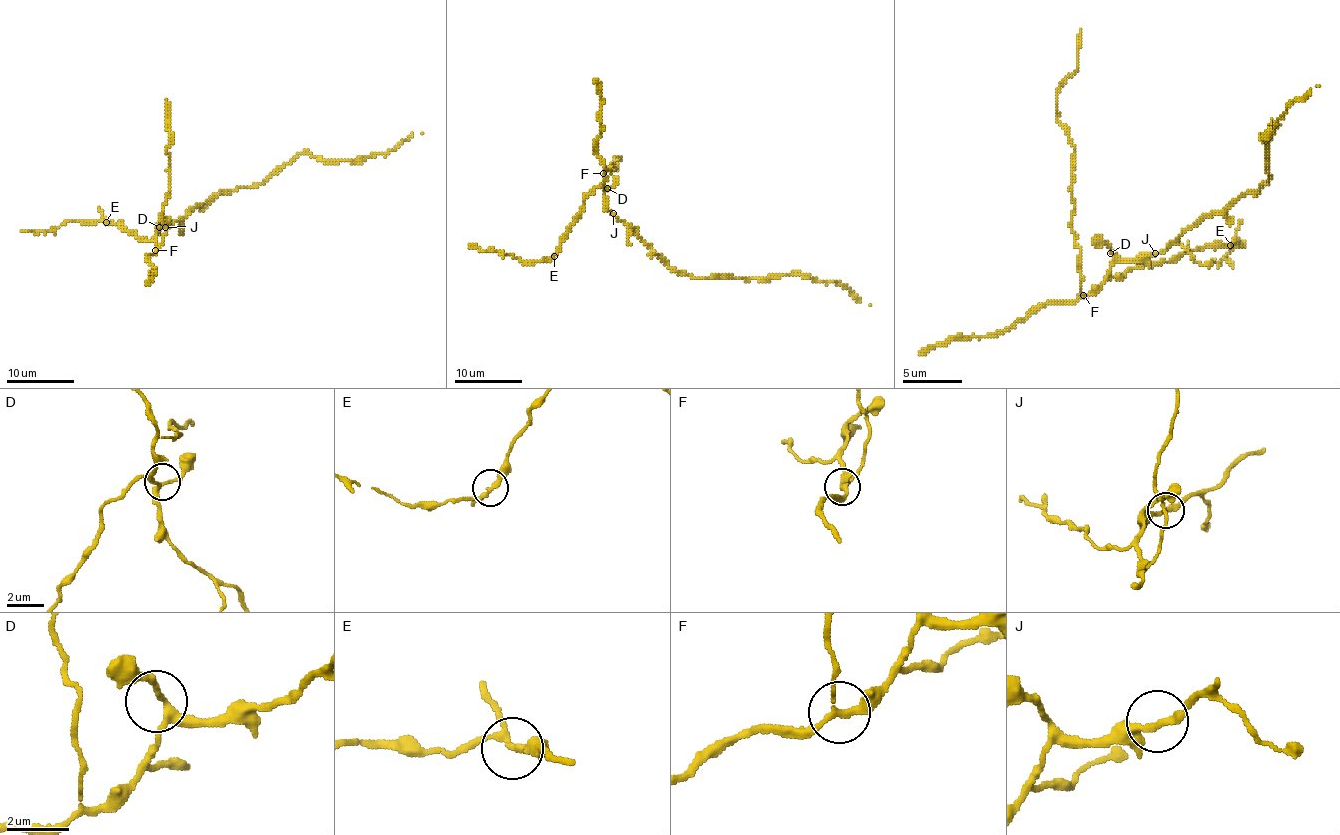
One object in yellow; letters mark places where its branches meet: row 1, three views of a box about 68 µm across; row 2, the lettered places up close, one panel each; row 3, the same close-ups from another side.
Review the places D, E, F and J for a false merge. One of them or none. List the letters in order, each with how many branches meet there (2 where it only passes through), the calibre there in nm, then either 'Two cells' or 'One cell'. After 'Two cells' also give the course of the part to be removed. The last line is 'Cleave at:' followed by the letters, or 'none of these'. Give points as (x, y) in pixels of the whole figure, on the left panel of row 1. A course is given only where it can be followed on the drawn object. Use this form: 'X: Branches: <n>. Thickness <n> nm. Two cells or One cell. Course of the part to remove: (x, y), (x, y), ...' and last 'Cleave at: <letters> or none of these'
D: Branches: 3. Thickness 190 nm. One cell
E: Branches: 3. Thickness 200 nm. One cell
F: Branches: 3. Thickness 170 nm. One cell
J: Branches: 2. Thickness 200 nm. One cell
Cleave at: none of these

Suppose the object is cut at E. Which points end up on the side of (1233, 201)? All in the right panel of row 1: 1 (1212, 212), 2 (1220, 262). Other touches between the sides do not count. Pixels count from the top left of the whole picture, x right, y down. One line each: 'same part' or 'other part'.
1: same part
2: other part

